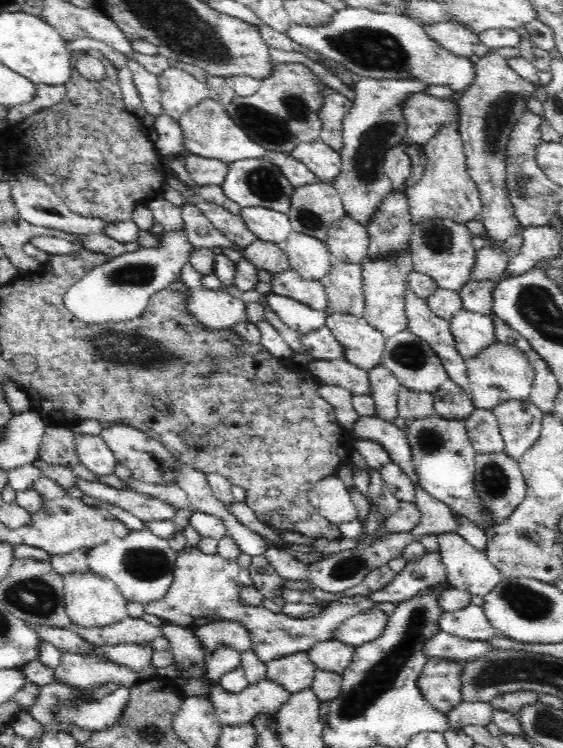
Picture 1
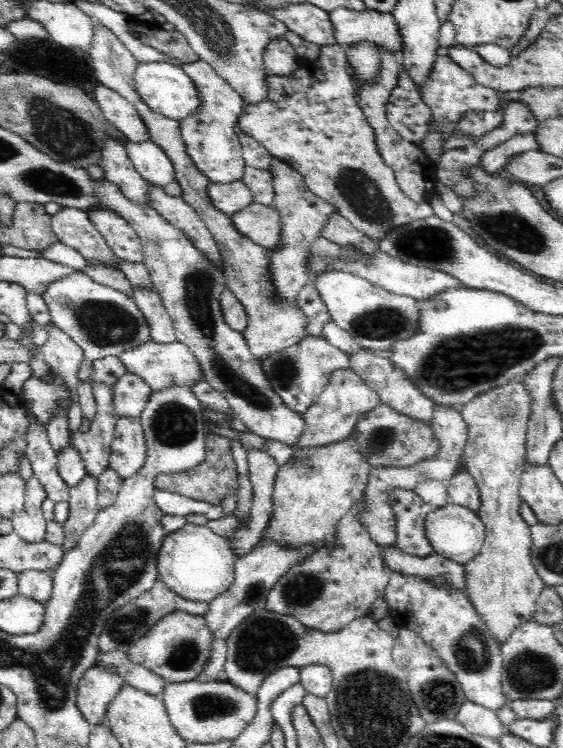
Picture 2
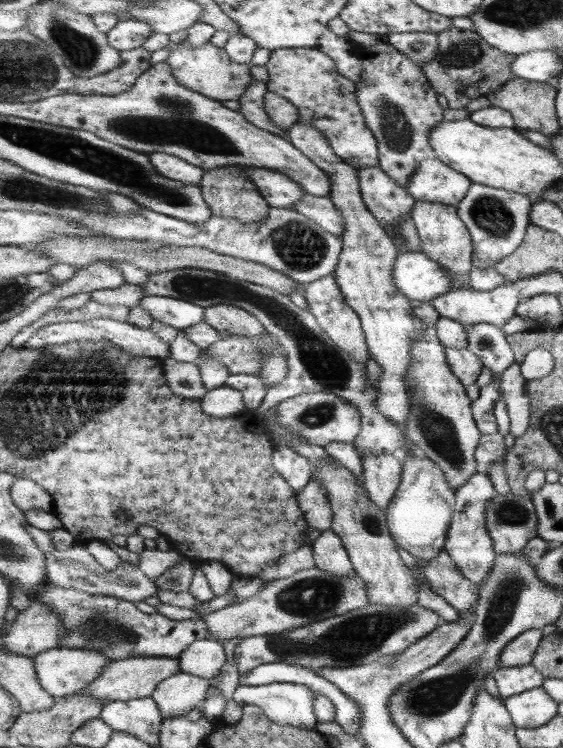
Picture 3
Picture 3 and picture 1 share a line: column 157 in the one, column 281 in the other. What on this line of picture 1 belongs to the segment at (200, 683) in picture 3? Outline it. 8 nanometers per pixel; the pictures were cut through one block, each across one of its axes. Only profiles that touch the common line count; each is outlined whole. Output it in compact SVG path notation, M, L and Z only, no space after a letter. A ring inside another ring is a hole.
M264 679L257 685L248 685L240 694L228 693L220 683L210 689L211 703L221 724L244 724L258 714L274 712L290 698L282 686Z

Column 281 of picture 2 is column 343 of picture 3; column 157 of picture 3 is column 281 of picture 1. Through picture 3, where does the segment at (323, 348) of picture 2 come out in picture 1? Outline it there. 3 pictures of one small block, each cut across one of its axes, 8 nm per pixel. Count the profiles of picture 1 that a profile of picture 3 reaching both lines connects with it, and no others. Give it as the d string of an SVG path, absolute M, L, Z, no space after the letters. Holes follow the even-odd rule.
M294 270L274 273L272 291L281 296L292 298L313 310L325 313L328 310L328 296L321 280L304 279Z

